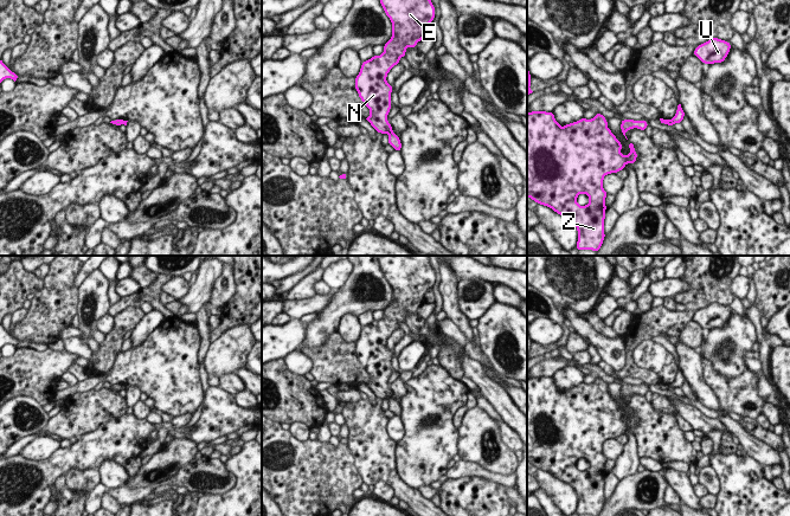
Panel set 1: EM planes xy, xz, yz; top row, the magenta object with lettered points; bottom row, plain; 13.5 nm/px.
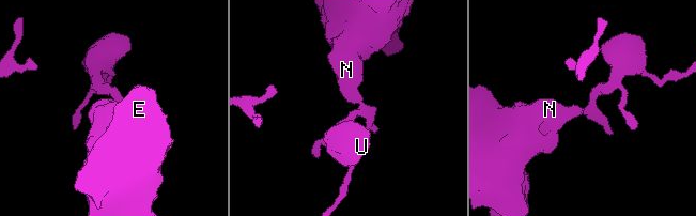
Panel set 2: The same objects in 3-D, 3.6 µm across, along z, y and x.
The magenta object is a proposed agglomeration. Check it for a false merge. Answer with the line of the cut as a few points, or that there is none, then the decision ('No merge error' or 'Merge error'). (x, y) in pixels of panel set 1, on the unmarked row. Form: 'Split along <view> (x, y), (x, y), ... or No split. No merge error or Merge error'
Split along xz (391, 395), (387, 398). Merge error.

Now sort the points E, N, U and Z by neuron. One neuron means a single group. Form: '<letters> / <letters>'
E N Z / U

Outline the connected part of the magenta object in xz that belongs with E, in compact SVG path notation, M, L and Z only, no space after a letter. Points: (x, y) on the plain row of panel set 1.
M377 256L381 272L392 288L392 302L380 321L362 327L355 355L371 379L366 383L377 398L393 395L387 386L393 350L386 347L391 334L405 323L406 312L416 314L425 303L424 294L435 284L428 256Z

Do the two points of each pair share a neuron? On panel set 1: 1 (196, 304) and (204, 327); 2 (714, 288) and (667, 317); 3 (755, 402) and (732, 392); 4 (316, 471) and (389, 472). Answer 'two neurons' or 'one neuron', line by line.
1: two neurons
2: two neurons
3: one neuron
4: two neurons

